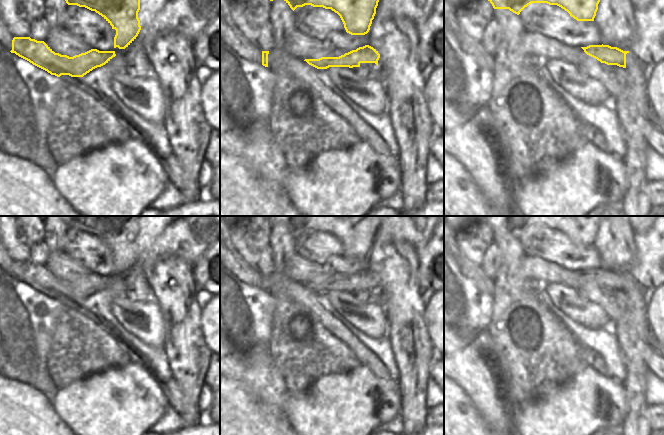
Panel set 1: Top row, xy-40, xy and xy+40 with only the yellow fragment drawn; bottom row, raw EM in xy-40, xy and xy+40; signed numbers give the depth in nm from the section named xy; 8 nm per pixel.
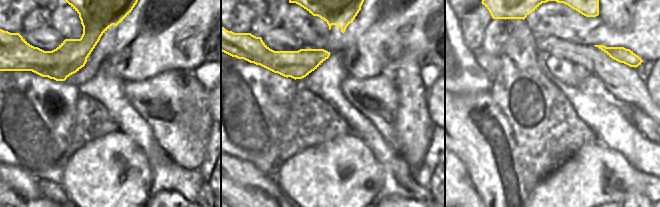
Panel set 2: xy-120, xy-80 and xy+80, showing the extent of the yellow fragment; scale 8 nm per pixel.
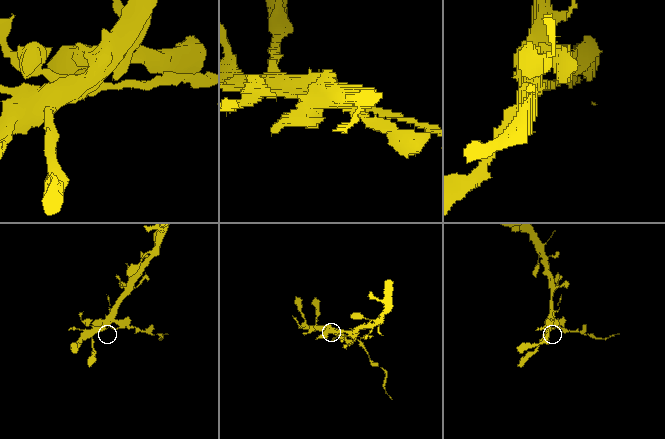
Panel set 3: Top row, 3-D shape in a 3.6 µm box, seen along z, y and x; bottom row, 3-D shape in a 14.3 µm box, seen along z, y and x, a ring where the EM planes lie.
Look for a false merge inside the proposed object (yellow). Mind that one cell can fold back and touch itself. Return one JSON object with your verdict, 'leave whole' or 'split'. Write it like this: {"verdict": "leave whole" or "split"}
{"verdict": "split"}

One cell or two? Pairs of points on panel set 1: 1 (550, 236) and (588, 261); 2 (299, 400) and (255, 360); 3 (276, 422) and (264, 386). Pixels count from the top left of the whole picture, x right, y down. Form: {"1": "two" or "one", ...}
{"1": "one", "2": "two", "3": "two"}

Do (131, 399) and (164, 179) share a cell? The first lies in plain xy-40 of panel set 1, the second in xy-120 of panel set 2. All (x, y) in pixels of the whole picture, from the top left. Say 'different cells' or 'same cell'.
different cells

